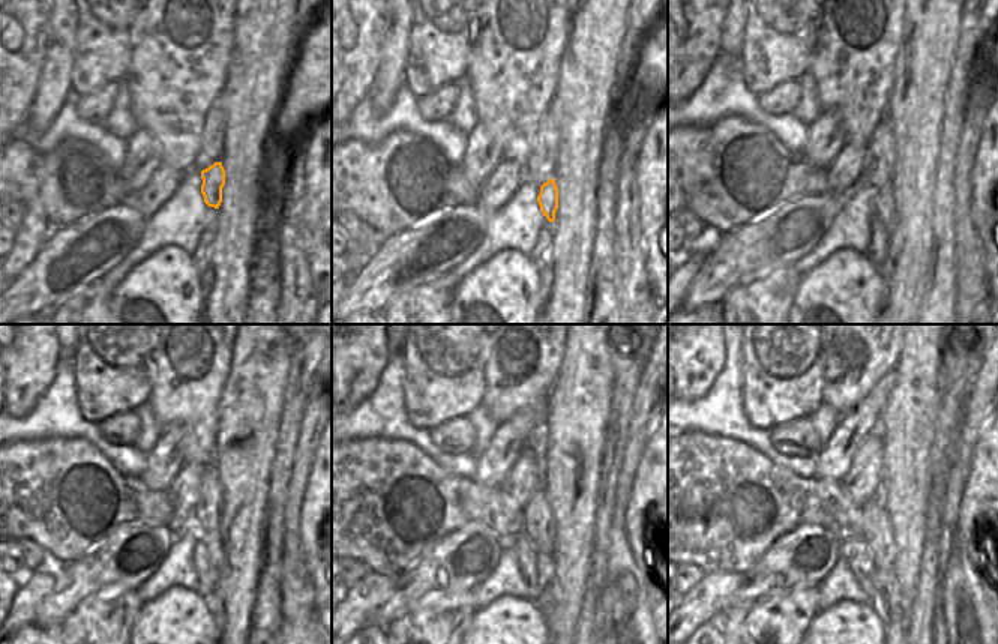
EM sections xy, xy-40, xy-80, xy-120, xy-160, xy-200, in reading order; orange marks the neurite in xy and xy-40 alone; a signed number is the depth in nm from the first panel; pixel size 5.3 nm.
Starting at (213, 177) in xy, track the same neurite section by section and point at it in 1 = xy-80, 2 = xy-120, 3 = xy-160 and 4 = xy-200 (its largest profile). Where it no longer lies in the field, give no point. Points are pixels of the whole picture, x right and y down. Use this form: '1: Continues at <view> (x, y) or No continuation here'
1: Continues at xy-80 (884, 198)
2: Continues at xy-120 (213, 542)
3: Continues at xy-160 (547, 599)
4: Continues at xy-200 (886, 599)

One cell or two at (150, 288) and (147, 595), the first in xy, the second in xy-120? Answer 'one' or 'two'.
two

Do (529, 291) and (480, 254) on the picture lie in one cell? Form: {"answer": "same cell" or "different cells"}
{"answer": "different cells"}

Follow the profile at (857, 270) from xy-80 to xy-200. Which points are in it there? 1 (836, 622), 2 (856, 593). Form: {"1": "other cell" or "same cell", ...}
{"1": "same cell", "2": "other cell"}

